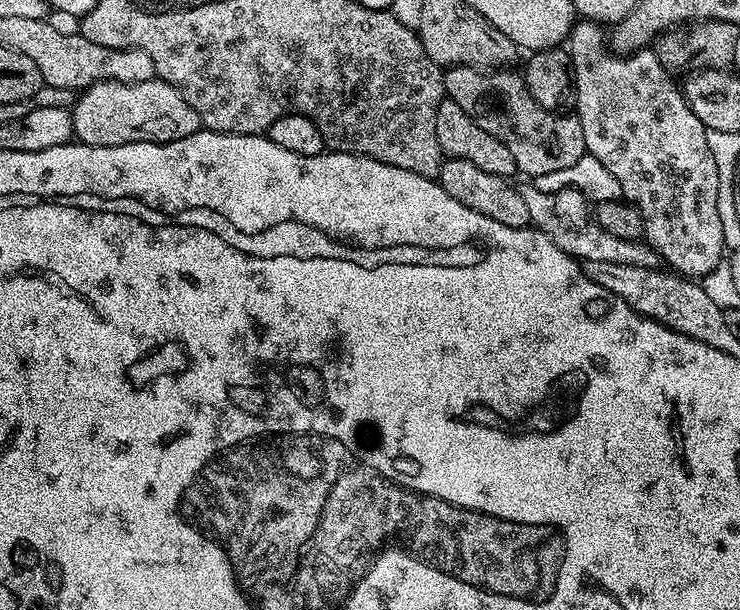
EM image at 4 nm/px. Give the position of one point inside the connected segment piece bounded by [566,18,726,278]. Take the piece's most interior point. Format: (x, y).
(635, 120)

